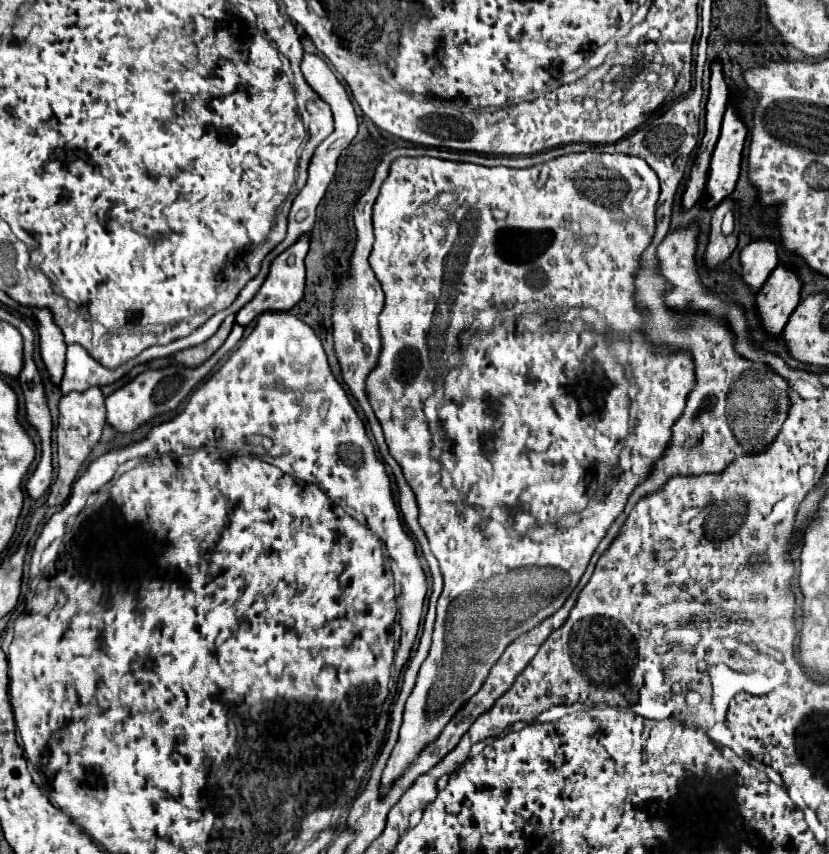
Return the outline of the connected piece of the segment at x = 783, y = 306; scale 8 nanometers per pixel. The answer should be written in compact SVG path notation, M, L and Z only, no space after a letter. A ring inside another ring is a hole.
M779 265L757 293L757 313L771 335L779 335L801 299L801 275L791 265Z

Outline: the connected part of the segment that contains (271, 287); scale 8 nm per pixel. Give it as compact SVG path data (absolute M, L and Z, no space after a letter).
M307 233L305 237L299 237L299 241L295 241L295 245L291 249L283 251L279 257L273 259L271 271L269 271L265 283L261 285L257 295L237 313L237 323L249 325L263 311L289 311L291 307L295 307L301 301L303 289L305 289L305 255L309 251L309 241L311 241L311 235Z

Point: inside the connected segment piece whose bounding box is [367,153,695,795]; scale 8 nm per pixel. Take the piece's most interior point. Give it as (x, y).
(537, 410)

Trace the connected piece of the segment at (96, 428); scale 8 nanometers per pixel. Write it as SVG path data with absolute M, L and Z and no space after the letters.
M101 387L87 389L83 393L67 393L59 401L59 427L57 427L57 461L59 471L57 479L51 485L51 493L47 499L47 505L61 505L71 491L71 485L77 477L79 467L89 457L91 449L99 441L103 427L107 423L107 411L105 411L105 395L101 393Z

